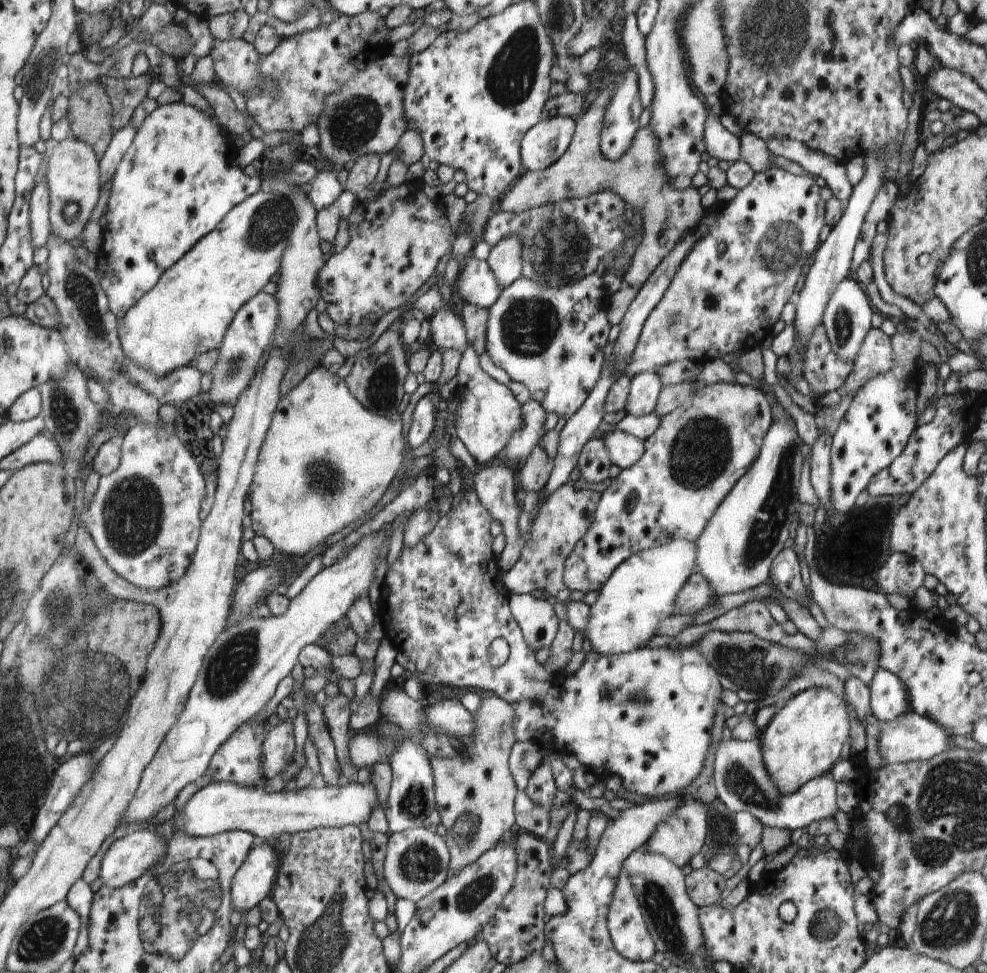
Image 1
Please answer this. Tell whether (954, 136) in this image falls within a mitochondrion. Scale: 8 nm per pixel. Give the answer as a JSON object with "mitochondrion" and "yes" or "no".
{"mitochondrion":"no"}

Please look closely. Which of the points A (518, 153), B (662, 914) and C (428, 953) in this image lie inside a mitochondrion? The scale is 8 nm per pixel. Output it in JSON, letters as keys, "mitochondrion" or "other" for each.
{"A":"other","B":"mitochondrion","C":"other"}

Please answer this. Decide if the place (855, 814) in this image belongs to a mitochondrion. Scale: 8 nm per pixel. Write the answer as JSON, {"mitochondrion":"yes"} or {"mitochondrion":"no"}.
{"mitochondrion":"no"}

